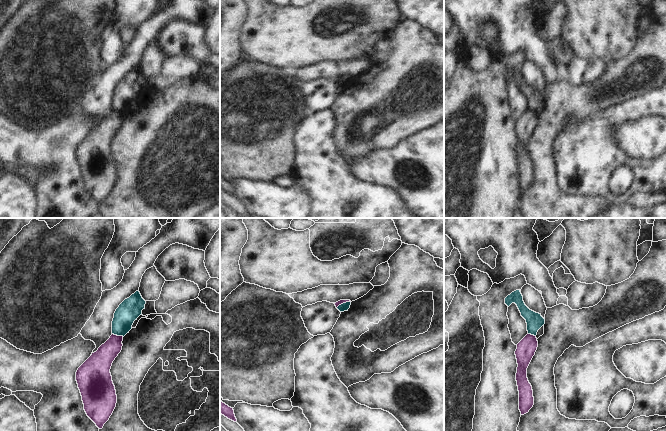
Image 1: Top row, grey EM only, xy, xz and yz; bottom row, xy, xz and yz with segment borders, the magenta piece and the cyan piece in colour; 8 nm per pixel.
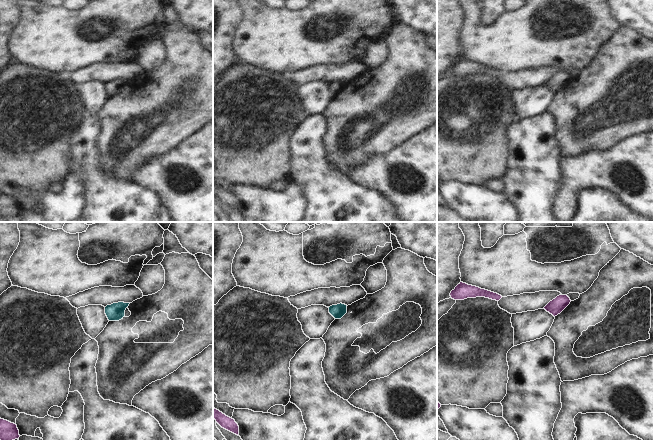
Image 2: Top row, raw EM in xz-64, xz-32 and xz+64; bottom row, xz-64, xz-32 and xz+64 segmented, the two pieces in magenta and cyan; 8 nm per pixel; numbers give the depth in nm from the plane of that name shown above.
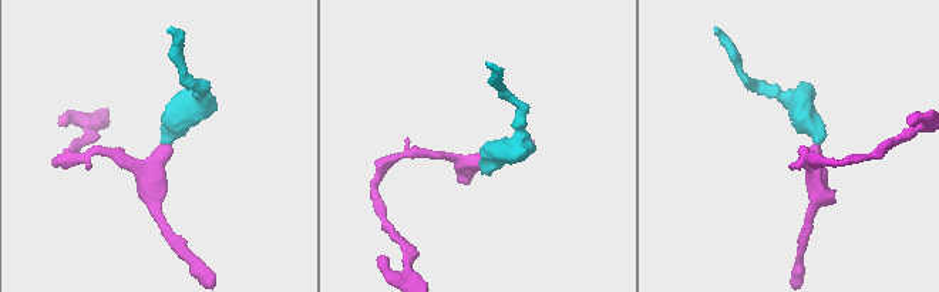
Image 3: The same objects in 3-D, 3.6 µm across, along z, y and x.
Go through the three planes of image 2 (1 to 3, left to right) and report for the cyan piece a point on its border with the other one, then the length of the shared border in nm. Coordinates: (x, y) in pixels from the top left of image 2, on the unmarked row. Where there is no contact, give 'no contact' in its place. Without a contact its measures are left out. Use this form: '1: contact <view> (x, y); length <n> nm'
1: no contact
2: no contact
3: no contact

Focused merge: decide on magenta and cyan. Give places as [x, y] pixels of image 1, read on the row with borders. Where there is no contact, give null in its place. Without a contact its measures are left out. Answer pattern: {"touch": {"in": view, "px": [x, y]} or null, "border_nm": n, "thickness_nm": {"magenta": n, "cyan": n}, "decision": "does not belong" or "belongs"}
{"touch": {"in": "xy", "px": [118, 336]}, "border_nm": 100, "thickness_nm": {"magenta": 180, "cyan": 180}, "decision": "does not belong"}

